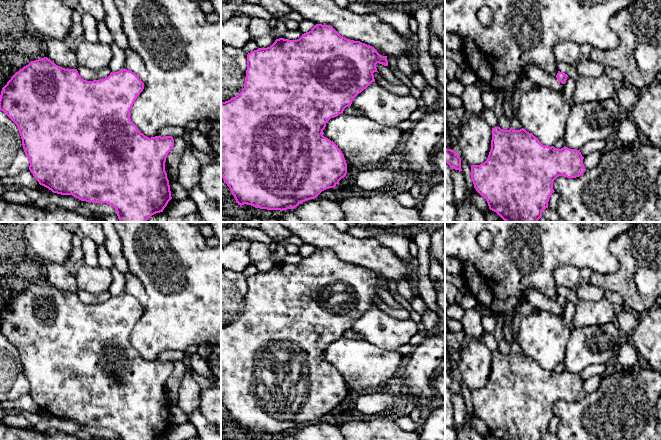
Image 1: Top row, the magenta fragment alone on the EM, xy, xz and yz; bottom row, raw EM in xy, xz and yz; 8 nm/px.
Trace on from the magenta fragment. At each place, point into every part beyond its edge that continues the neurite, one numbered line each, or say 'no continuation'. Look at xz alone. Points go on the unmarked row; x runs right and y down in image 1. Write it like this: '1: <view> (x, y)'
no continuation

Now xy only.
no continuation

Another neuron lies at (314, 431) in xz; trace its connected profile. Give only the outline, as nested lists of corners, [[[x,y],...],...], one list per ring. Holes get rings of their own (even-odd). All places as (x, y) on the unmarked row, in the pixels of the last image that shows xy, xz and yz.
[[[310,423],[293,434],[297,440],[345,440],[338,425],[330,423]]]

